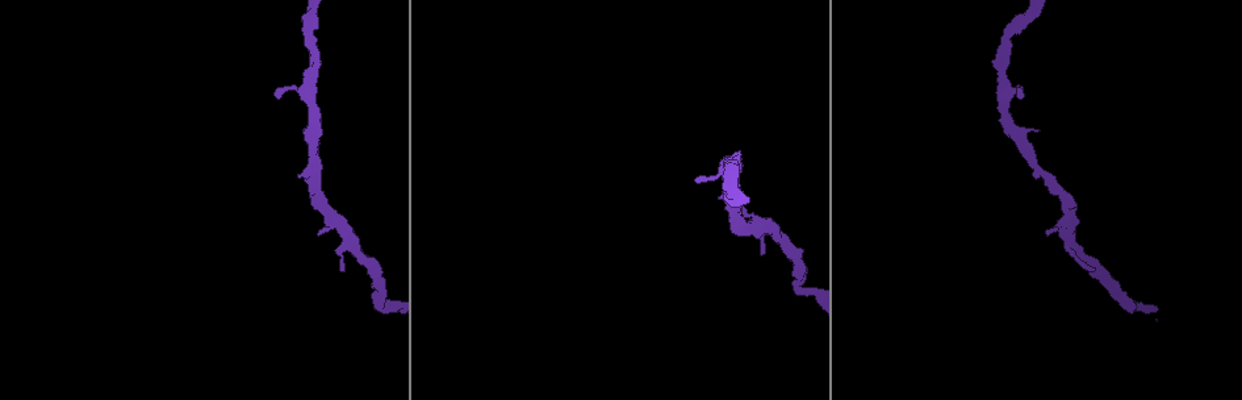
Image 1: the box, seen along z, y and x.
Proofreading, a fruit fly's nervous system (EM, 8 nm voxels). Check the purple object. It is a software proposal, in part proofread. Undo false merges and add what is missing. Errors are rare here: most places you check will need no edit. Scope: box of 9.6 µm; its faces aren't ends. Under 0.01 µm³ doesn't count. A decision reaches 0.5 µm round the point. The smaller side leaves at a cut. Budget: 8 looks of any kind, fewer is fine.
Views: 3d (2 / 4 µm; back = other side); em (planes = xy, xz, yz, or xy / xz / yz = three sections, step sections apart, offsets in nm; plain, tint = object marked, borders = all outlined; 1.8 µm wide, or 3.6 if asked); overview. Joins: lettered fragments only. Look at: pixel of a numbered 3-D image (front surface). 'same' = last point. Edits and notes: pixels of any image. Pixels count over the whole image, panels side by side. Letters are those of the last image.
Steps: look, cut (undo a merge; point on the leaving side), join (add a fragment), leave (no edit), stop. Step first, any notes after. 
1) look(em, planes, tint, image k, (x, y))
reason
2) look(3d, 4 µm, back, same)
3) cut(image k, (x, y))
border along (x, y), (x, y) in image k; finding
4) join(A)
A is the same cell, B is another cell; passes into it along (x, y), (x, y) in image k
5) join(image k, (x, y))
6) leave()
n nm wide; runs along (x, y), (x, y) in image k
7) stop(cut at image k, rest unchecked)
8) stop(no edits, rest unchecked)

look(em, xy, step 16, borders, image 1, (277, 95))
free end

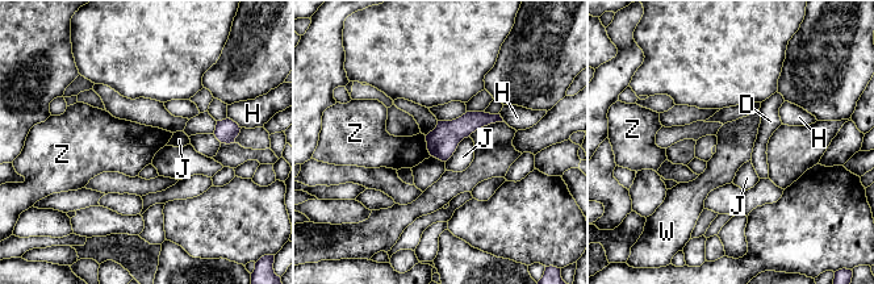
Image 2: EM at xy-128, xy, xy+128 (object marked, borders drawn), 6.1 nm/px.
look(em, planes, borders, same)

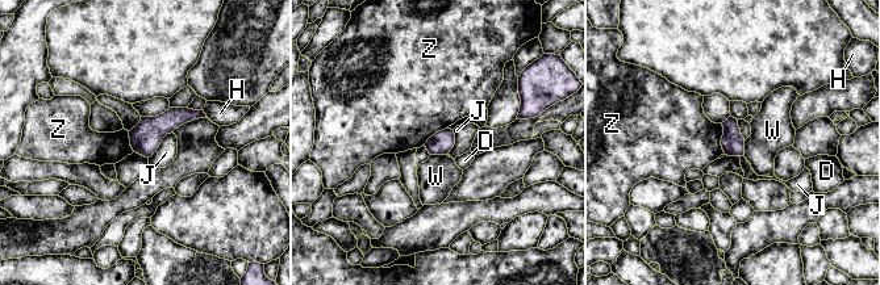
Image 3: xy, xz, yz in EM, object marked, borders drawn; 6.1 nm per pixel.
leave()
D, H, J, W and Z are other cells; border along (721, 124), (721, 149), (725, 154) in image 3; none of them fits

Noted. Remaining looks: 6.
look(em, yz, step 8, tint, image 1, (318, 236))
thin end

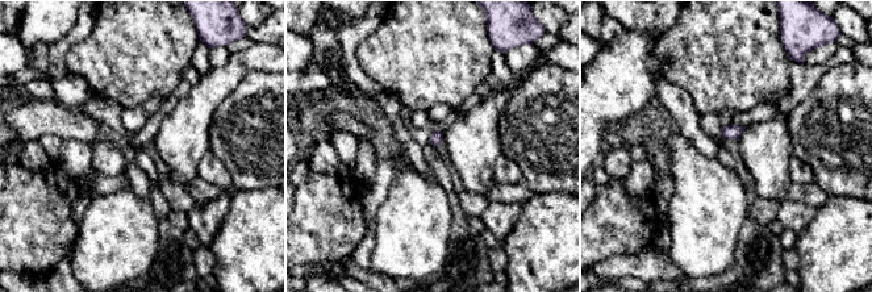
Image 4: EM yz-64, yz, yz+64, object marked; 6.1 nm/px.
look(em, planes, borders, same)

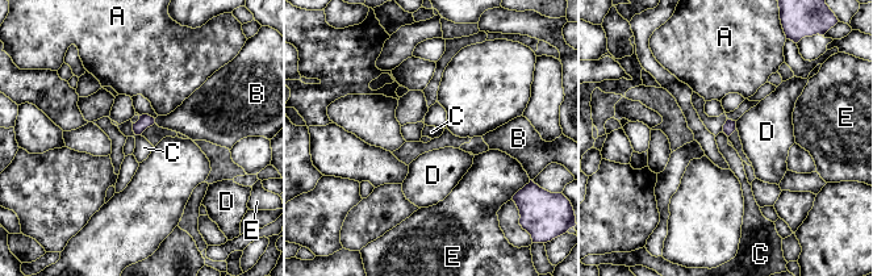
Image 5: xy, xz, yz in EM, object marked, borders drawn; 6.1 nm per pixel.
leave()
80 nm wide; A, B, C, D and E are other cells; none of them fits

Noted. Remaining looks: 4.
look(3d, 2 µm, image 1, (377, 303))
sharp bend

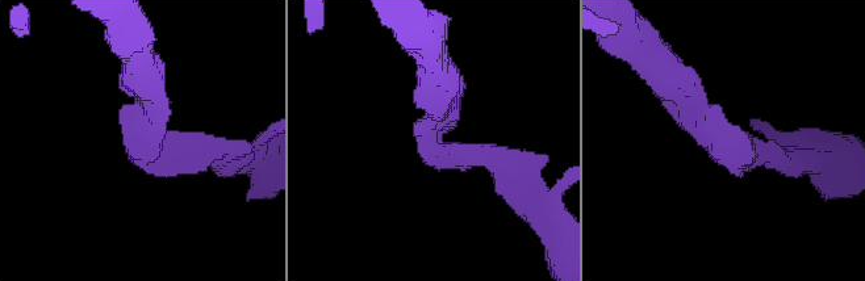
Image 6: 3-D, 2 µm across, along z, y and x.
look(em, planes, plain, image 6, (439, 144))

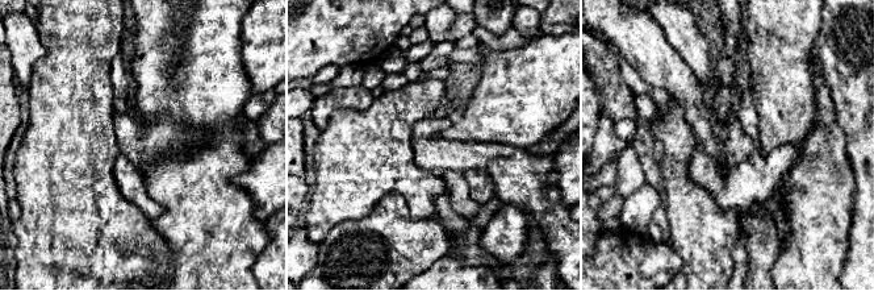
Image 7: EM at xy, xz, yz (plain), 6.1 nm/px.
look(em, planes, borders, same)

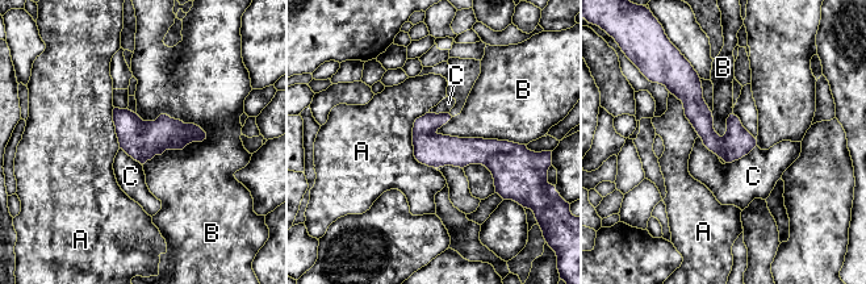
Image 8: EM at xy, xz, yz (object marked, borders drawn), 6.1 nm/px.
leave()
A, B and C are other cells; border along (206, 133), (142, 165) in image 8; all the same neuron

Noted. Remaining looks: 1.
stop(no edits, rest unchecked)

